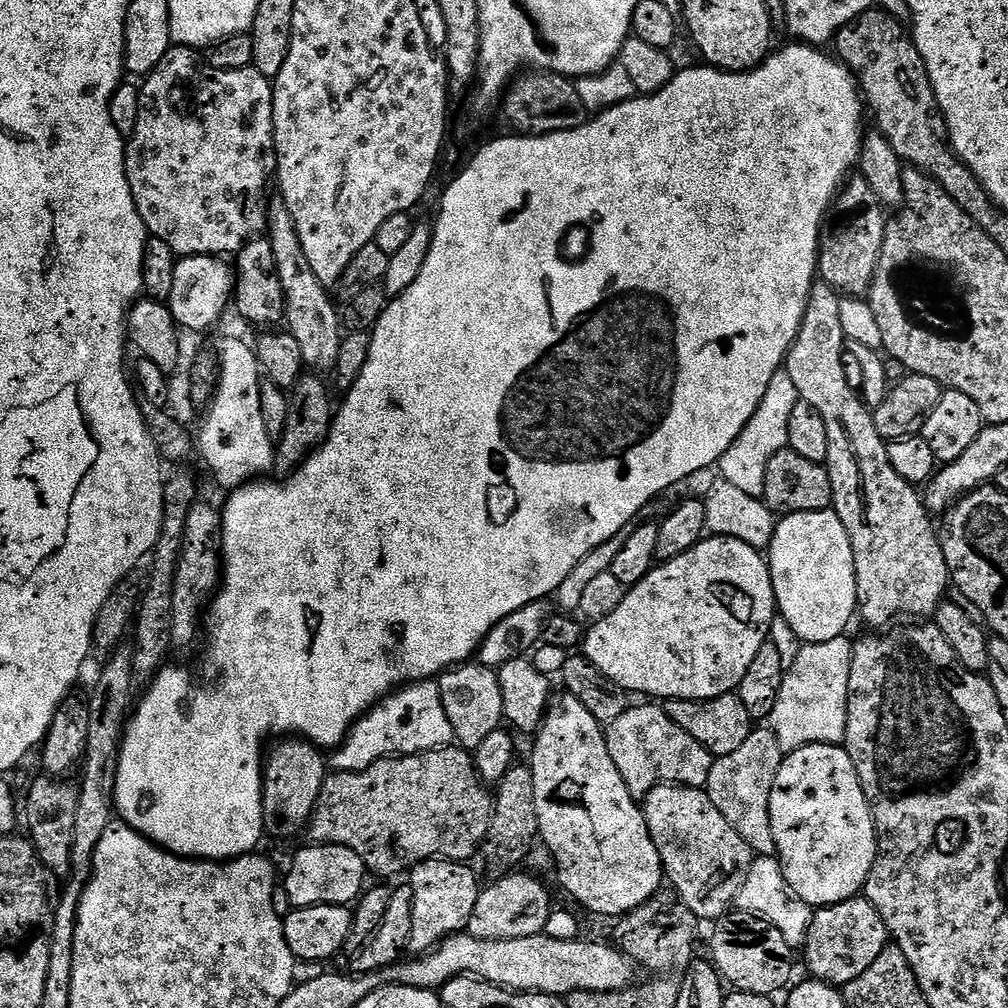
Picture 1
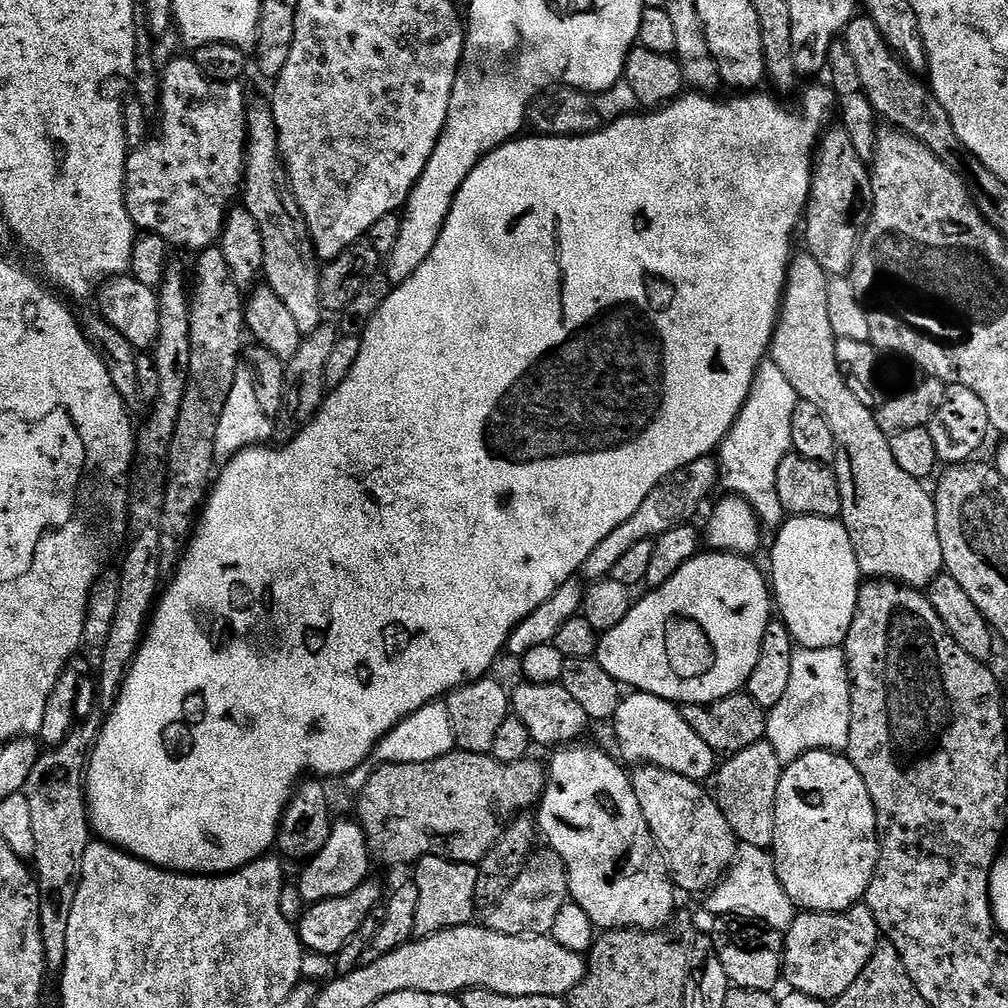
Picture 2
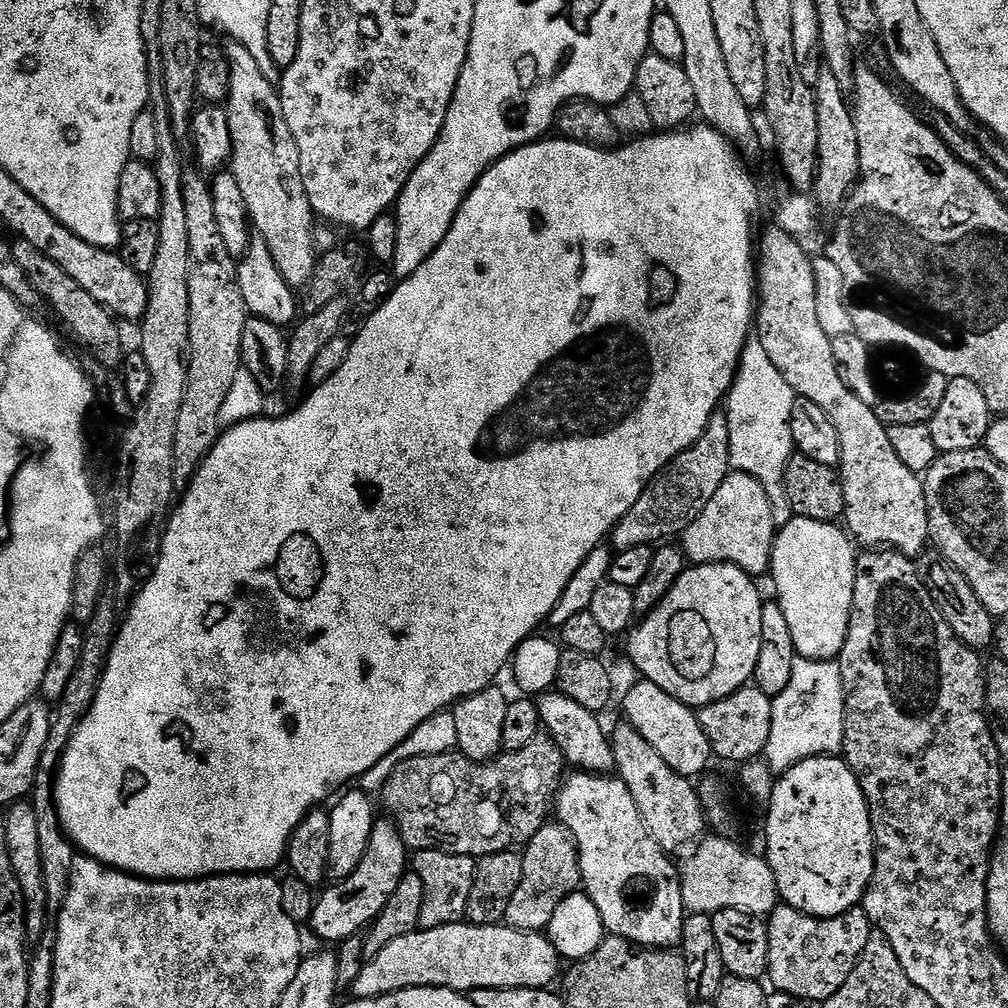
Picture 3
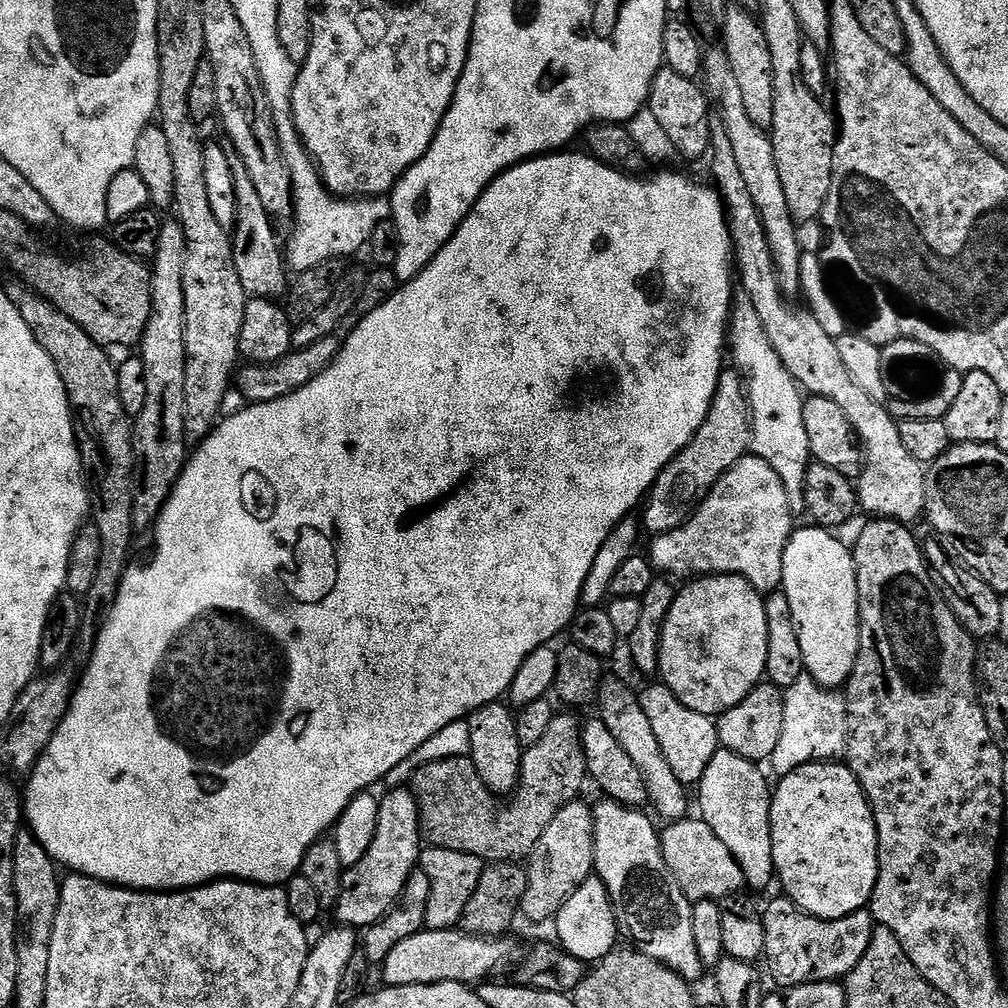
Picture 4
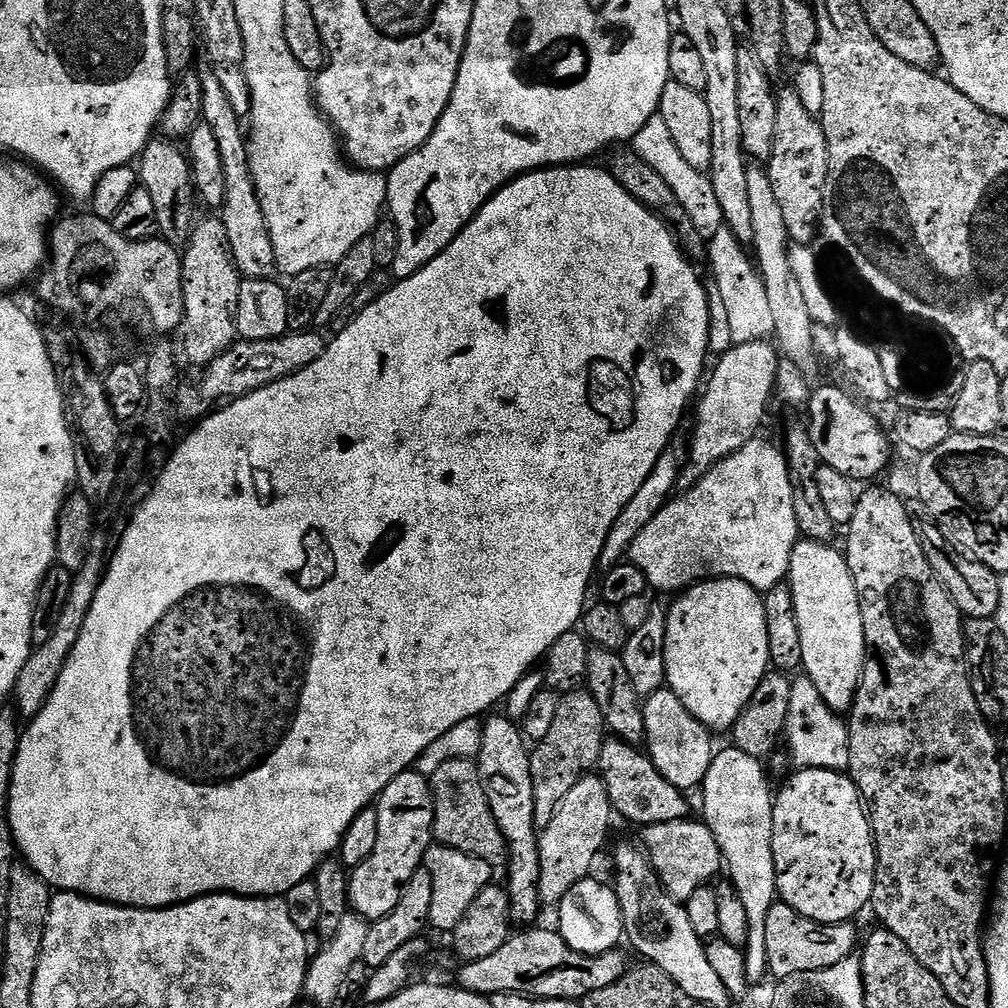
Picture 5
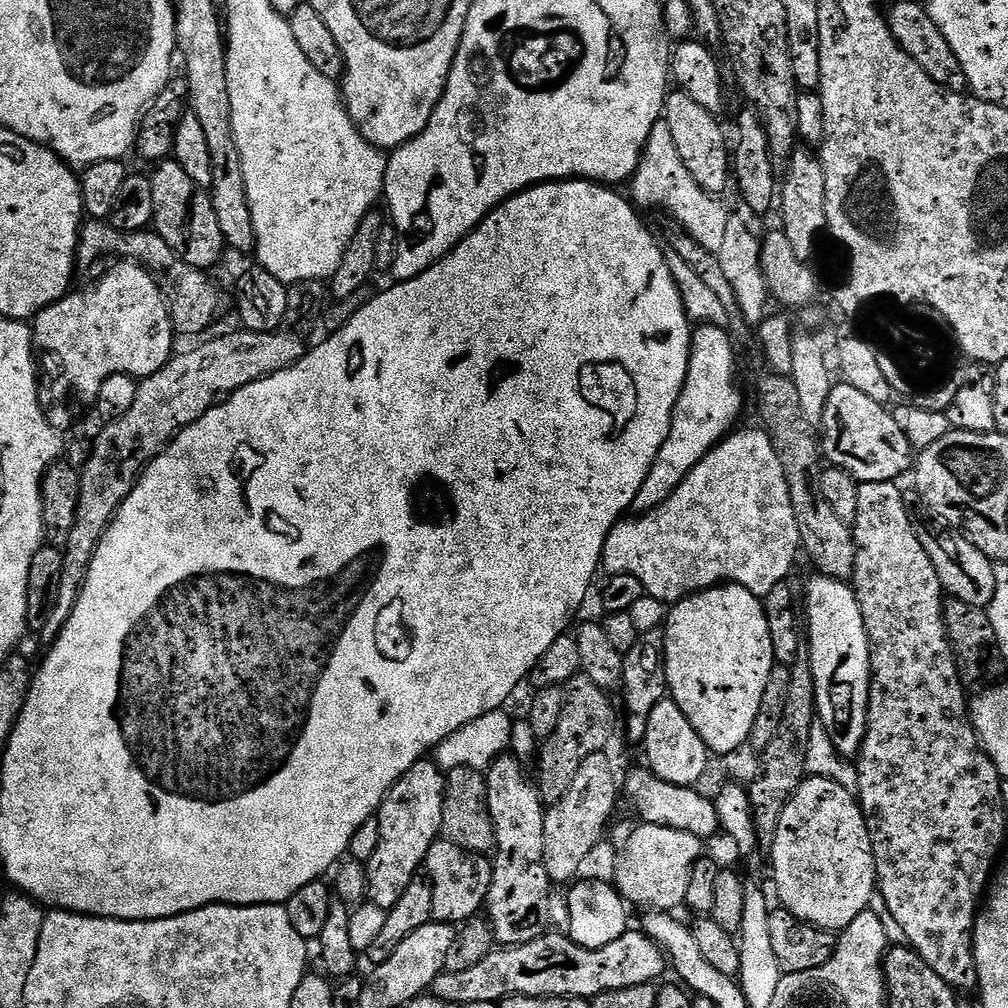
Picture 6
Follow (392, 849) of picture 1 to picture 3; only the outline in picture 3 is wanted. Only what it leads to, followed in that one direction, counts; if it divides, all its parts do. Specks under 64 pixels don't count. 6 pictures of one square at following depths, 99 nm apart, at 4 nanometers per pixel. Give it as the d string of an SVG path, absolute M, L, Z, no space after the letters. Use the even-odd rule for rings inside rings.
M541 738L530 742L523 750L501 753L496 759L489 761L487 764L479 764L473 760L468 760L465 756L461 756L459 751L438 754L437 756L410 758L404 761L403 764L400 764L398 770L394 770L394 774L384 784L382 799L384 799L385 806L388 807L389 813L387 812L387 815L394 821L396 829L399 830L400 836L409 850L415 850L416 852L438 850L446 854L462 854L463 856L479 858L509 851L513 846L523 846L527 844L530 838L534 838L534 834L538 834L538 830L542 830L544 824L549 823L550 817L554 812L554 805L560 794L562 781L566 776L564 768L566 769L566 761L562 750L558 750L558 746L553 744L551 739L548 738Z

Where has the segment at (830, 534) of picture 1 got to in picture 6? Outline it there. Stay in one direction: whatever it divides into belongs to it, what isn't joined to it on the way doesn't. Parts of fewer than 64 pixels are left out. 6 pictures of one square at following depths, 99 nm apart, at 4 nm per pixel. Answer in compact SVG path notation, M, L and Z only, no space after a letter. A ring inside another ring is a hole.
M813 575L808 584L806 645L816 687L816 715L845 758L859 753L868 729L868 691L872 681L872 650L868 647L862 610L856 592L833 576Z

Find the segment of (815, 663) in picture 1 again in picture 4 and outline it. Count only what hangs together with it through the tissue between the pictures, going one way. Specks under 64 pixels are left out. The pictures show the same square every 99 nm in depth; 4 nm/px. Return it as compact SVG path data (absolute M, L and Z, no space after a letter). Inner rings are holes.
M805 674L784 692L782 710L782 732L770 767L777 777L788 776L807 764L832 762L843 757L844 746L848 743L848 711L844 697L839 691L824 688L811 676Z

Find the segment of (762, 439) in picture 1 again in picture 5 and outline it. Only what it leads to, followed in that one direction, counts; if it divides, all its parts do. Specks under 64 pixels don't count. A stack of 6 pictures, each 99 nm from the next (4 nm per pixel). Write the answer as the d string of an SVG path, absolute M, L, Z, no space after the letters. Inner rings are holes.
M728 225L720 227L710 237L707 261L714 276L713 283L720 290L725 302L735 345L773 337L774 318L770 302L767 300L765 282L749 251L734 236Z

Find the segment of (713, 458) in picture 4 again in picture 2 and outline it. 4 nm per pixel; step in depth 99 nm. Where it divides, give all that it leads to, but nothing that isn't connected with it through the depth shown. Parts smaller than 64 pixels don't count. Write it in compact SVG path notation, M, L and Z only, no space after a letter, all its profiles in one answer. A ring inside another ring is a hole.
M712 456L698 458L667 476L659 486L650 490L650 494L646 494L646 502L638 506L634 515L626 518L622 526L610 530L610 534L606 534L606 538L594 546L582 569L583 579L588 582L605 579L614 570L614 565L630 551L630 546L634 546L634 542L655 541L657 536L689 523L693 519L691 516L707 502L708 495L715 490L716 484L718 488L720 479L720 465Z

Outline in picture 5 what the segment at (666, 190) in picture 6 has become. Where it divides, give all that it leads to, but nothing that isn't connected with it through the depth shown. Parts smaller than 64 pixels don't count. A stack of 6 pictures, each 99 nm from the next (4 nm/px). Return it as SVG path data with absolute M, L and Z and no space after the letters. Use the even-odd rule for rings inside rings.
M660 115L652 116L650 122L646 122L642 130L638 130L638 134L630 142L630 147L636 151L638 158L642 158L642 162L654 166L654 170L662 174L666 186L674 190L674 198L682 202L682 210L690 214L690 222L698 226L698 230L705 238L710 238L725 225L722 218L722 206L718 206L718 197L714 194L711 175L694 170L694 166L690 166L686 158L682 158L678 145L674 143L674 138L670 135L670 130Z

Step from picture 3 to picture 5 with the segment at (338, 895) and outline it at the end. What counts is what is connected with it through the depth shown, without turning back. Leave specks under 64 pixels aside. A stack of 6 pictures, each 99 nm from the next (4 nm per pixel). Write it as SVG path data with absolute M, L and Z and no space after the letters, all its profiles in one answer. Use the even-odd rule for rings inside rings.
M415 770L398 774L398 778L394 778L386 790L382 790L374 807L378 814L378 843L370 858L351 869L348 877L348 907L369 922L386 918L386 914L398 906L398 898L402 898L402 886L406 886L414 870L423 865L426 850L434 843L431 779Z

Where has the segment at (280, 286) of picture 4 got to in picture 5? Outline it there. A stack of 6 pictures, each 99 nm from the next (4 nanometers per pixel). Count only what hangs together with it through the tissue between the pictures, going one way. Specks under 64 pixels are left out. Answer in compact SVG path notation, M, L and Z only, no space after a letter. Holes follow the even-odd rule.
M210 70L200 72L202 82L202 122L210 126L214 138L218 142L218 154L222 158L222 175L226 177L226 198L224 205L218 210L222 226L226 226L226 235L230 241L230 250L234 254L234 262L238 266L241 277L250 280L269 279L277 271L276 259L274 258L274 242L270 242L270 226L266 226L266 214L262 214L262 202L256 193L254 178L248 161L248 137L245 125L238 114L234 114L234 106L226 99L218 78Z

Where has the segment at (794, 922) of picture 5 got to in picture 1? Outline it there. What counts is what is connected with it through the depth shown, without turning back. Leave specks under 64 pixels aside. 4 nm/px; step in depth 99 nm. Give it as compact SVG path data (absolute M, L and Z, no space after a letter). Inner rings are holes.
M857 898L813 911L802 955L811 979L843 986L854 982L854 978L858 978L858 974L862 974L862 970L870 966L870 962L874 962L874 958L878 958L878 954L882 954L889 944L888 927L886 922L882 922L878 910L874 910L869 900Z

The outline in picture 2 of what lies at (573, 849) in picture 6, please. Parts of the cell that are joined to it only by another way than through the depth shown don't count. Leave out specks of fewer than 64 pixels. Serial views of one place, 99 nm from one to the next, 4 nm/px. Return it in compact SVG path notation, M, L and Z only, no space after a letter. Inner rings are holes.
M544 846L533 851L523 870L507 885L500 901L488 912L486 927L511 936L547 936L558 918L558 910L569 903L568 871L559 854Z

